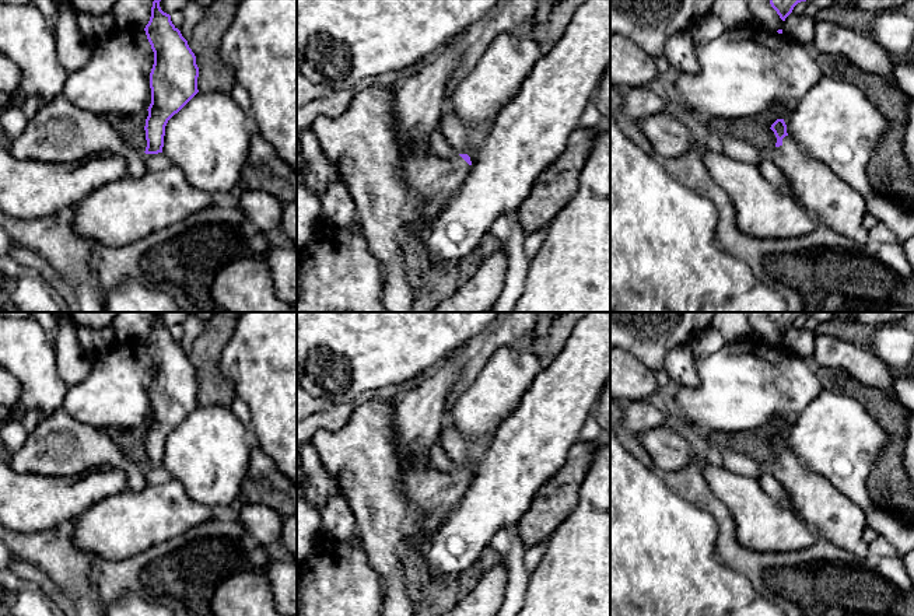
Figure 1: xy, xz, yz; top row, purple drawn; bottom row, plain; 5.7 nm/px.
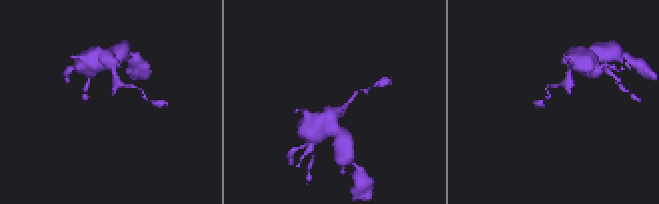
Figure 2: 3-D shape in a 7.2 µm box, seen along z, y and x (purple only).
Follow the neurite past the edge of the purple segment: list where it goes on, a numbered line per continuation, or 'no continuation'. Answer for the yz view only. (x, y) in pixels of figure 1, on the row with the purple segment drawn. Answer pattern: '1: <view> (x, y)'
1: yz (837, 205)

